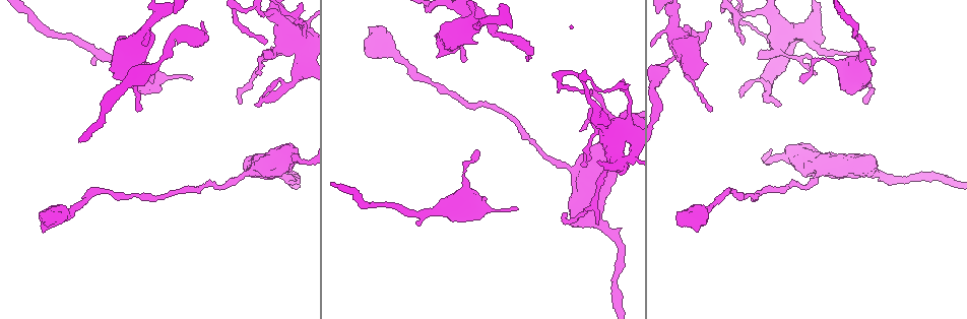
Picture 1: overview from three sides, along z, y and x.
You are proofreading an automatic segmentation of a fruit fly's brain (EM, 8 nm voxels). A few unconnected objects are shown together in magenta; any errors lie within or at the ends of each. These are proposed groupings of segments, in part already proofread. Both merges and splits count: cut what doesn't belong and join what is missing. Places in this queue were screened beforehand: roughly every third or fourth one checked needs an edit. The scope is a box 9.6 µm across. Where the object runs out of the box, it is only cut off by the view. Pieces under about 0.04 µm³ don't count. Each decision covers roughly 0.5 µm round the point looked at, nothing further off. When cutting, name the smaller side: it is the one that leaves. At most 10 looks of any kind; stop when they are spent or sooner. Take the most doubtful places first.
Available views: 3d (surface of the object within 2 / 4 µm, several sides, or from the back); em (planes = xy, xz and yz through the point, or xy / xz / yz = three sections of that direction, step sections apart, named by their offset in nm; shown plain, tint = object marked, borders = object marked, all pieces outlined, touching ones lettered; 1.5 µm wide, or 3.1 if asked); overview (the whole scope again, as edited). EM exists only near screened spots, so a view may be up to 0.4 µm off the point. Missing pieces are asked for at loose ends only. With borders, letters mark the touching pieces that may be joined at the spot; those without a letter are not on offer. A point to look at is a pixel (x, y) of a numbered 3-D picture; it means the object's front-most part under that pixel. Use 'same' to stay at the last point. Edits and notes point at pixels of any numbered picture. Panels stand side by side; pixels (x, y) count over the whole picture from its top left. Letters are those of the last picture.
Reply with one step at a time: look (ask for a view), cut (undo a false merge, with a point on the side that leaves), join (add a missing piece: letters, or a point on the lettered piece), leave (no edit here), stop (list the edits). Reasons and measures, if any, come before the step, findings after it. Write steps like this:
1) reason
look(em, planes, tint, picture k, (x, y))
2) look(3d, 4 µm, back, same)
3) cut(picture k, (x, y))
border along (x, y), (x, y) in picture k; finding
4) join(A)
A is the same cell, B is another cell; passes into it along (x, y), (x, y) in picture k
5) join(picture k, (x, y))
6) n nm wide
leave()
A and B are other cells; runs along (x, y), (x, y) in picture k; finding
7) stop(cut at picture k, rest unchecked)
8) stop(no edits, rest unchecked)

branch stops here
look(3d, 4 µm, back, picture 1, (780, 104))

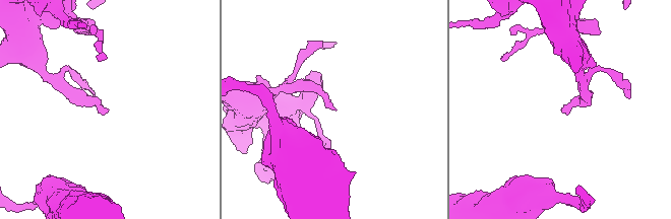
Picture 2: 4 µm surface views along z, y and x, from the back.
look(em, planes, borders, picture 2, (337, 109))

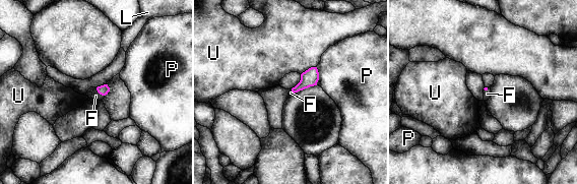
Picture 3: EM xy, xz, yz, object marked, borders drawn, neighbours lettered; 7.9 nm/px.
P touches over 140 nm
join(F)
F is the same cell, L, P and U are other cells; passes into it along (103, 89), (99, 93), (95, 96) in picture 3; the neuron continues

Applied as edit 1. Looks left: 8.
long arm stops here
look(3d, 4 µm, picture 1, (201, 22))

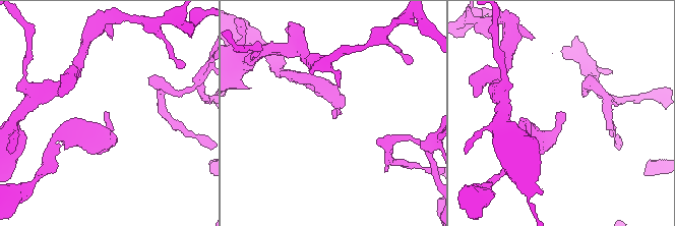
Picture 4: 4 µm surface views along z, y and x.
need the tissue
look(em, yz, step 4, tint, picture 4, (561, 112))

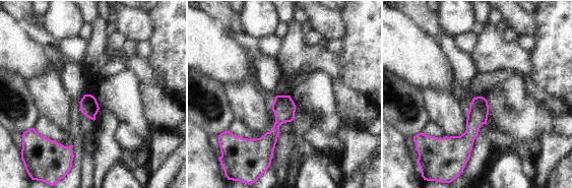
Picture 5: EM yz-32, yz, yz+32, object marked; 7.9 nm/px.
another direction
look(em, planes, borders, same)

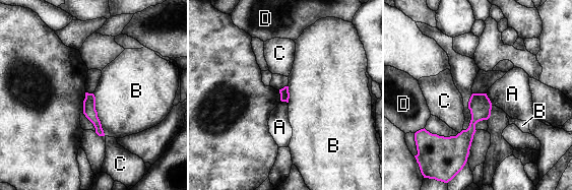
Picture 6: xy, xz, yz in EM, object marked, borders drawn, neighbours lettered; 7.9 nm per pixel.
leave()
A, B, C and D are other cells; none of them fits

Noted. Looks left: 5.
branch stops here
look(em, planes, plain, picture 1, (515, 209))

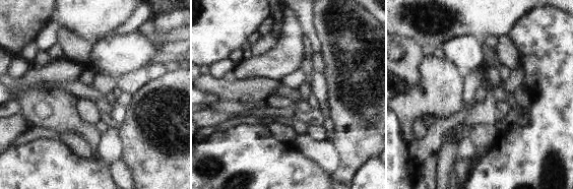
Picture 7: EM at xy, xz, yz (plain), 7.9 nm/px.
with the object marked
look(em, planes, tint, same)

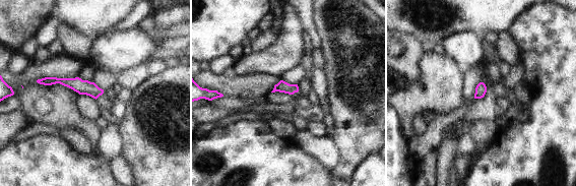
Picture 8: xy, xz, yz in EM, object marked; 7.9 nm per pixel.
look(em, planes, borders, same)

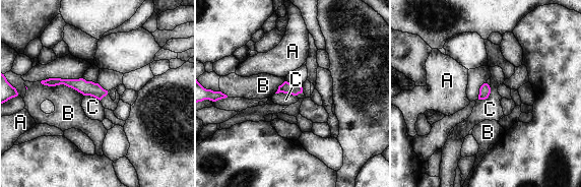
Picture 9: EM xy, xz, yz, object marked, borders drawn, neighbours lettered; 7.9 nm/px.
B touches over 360 nm
leave()
A, B and C are other cells; border along (490, 85), (490, 95), (478, 100) in picture 9; no lettered piece goes on from it

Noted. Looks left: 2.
stop(join at picture 3, rest unchecked)

